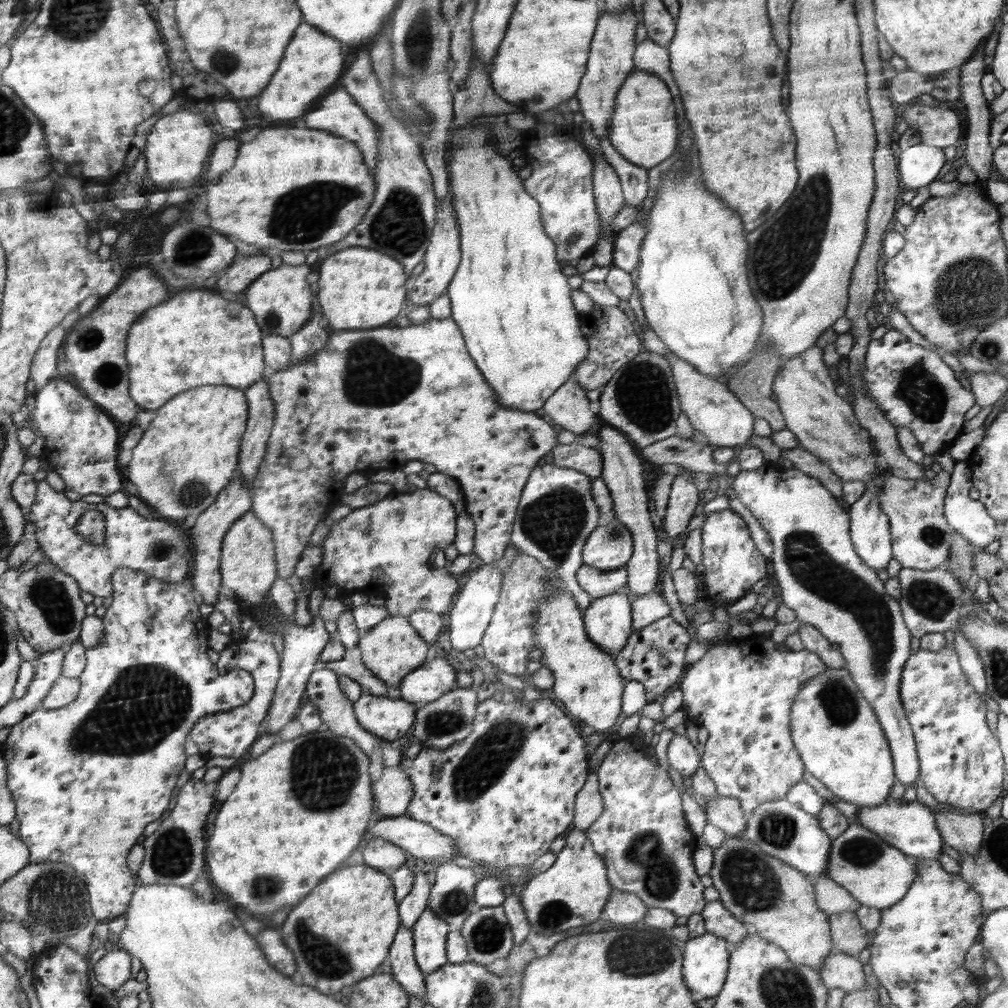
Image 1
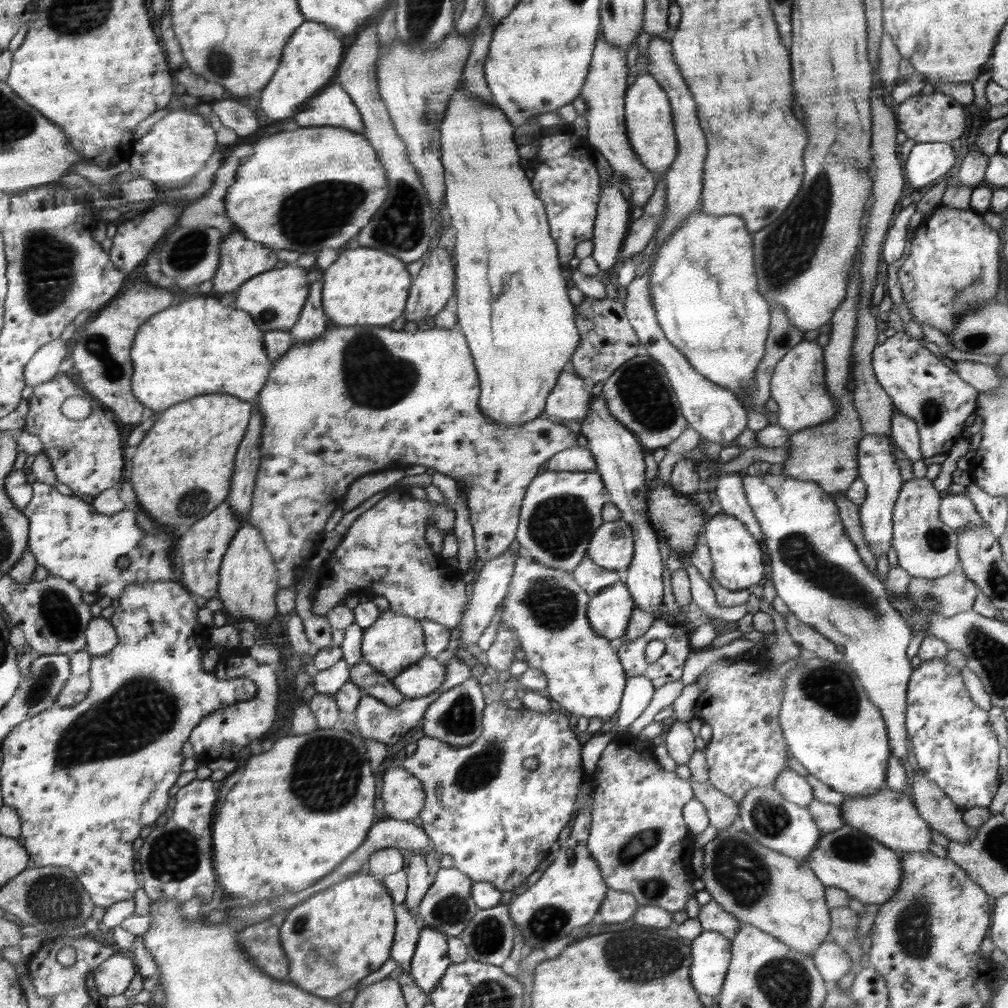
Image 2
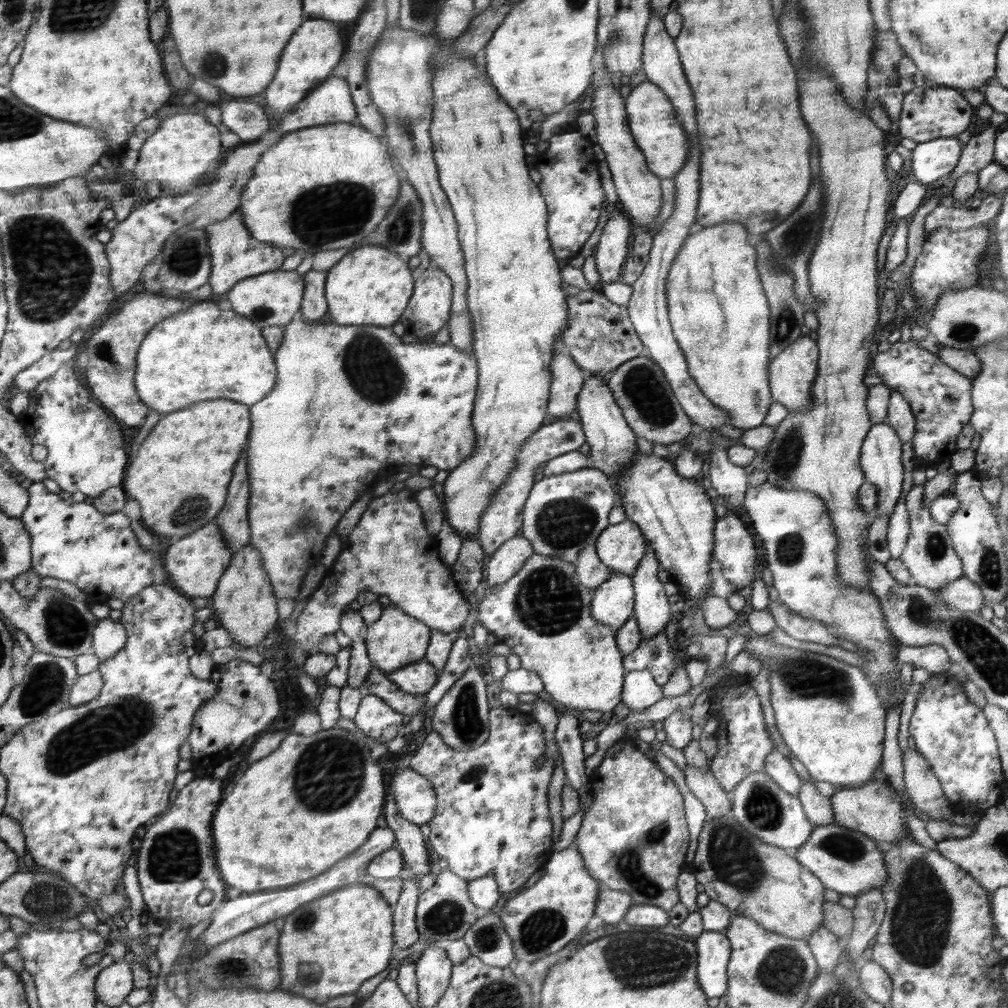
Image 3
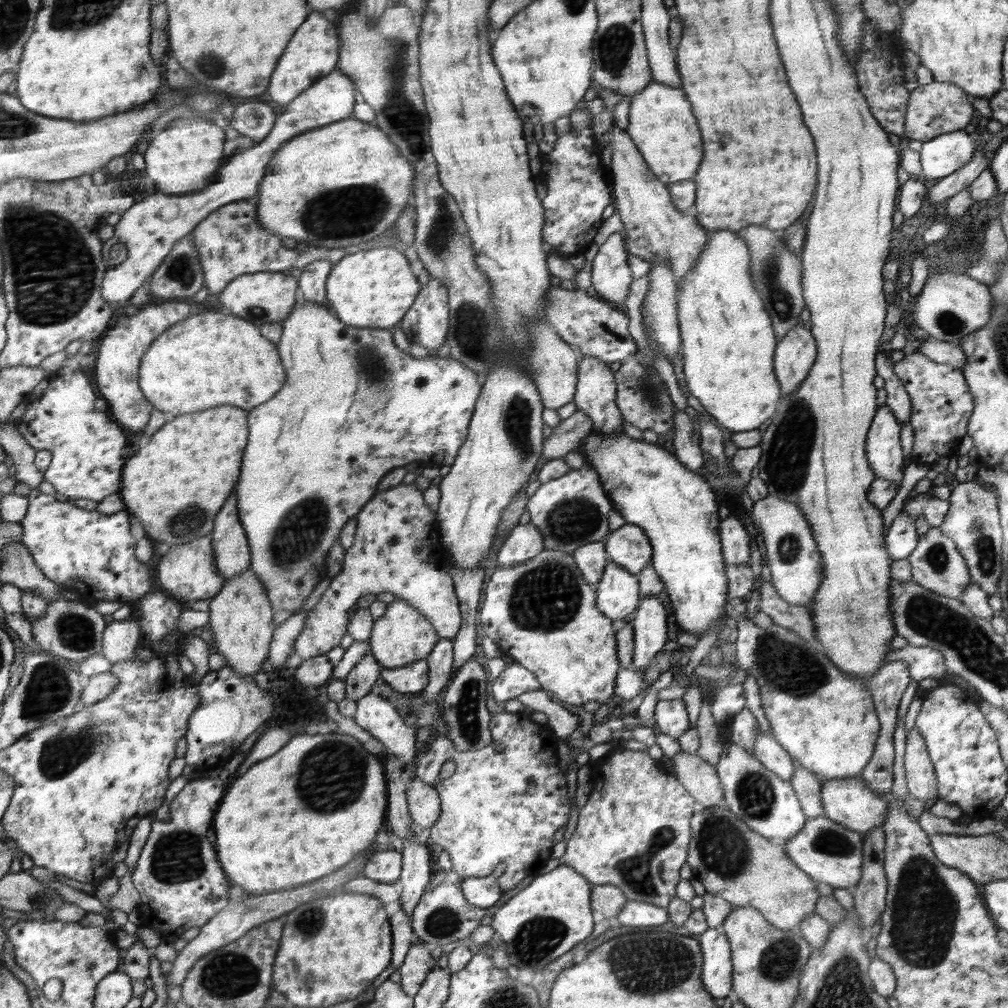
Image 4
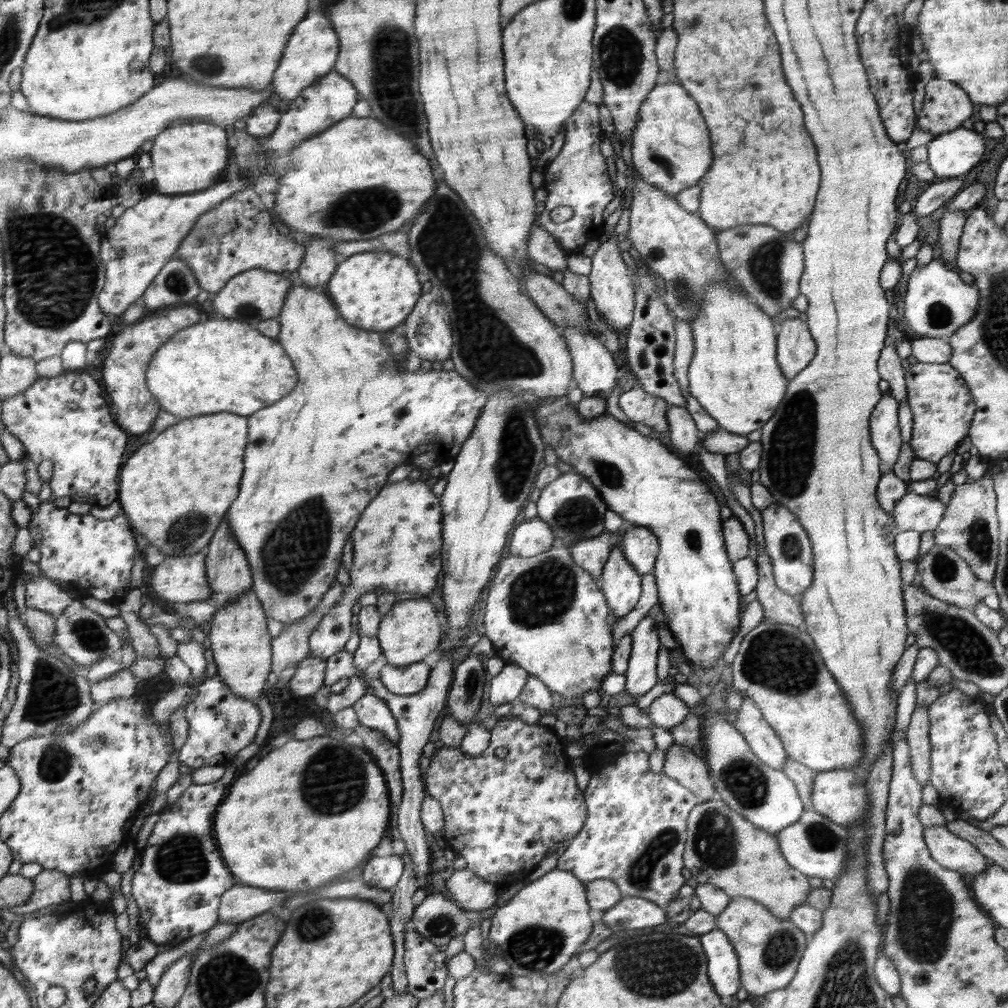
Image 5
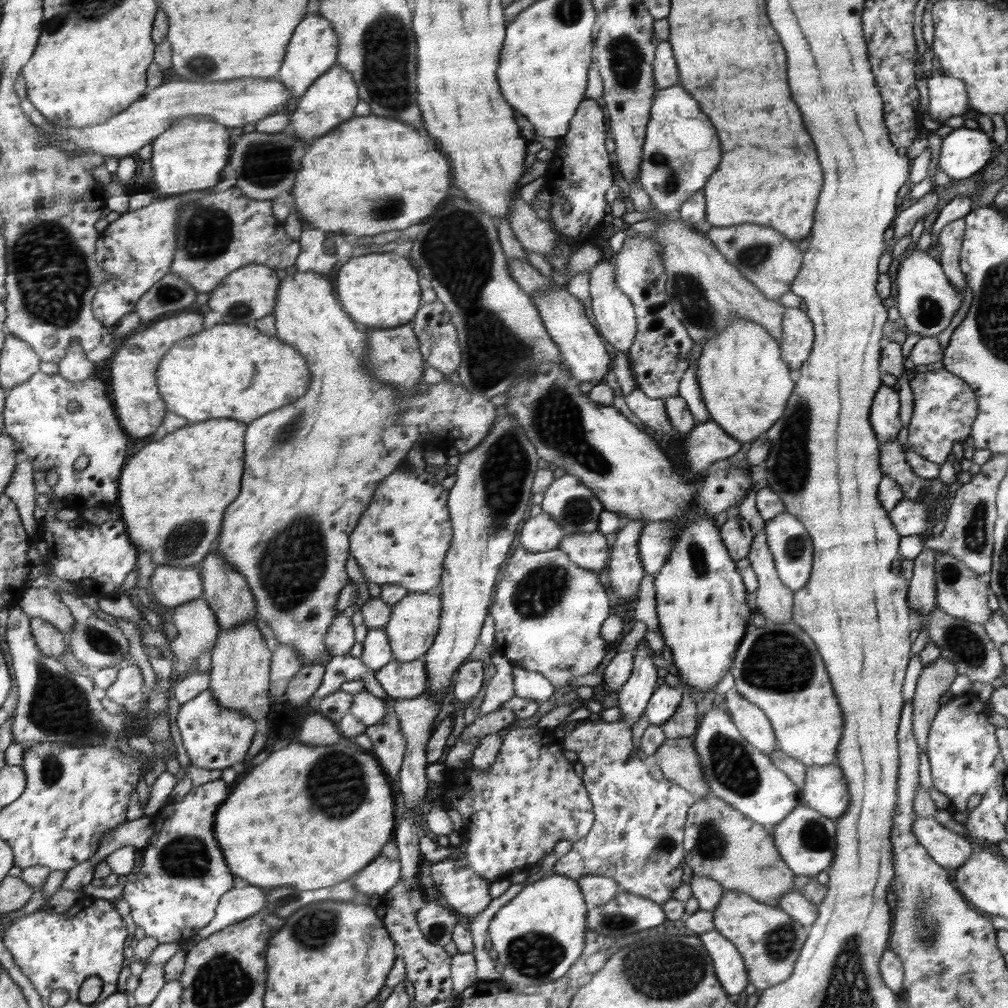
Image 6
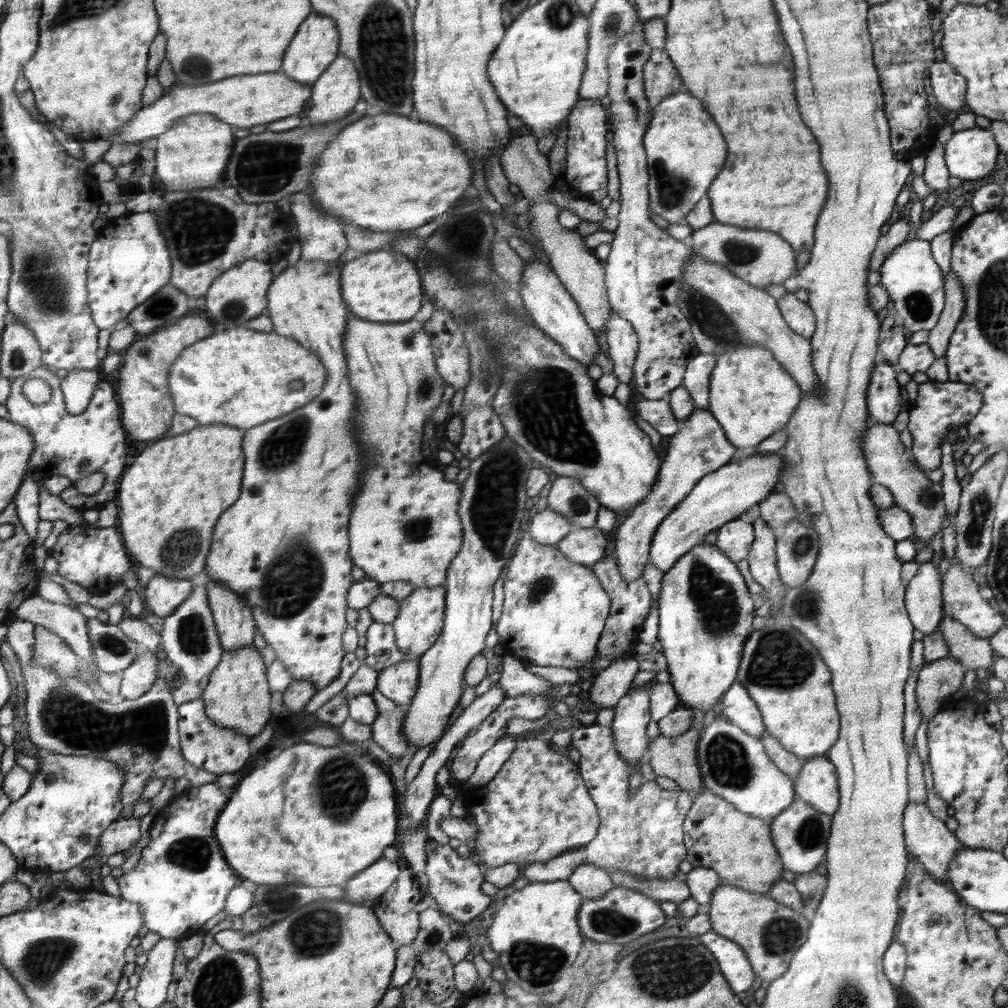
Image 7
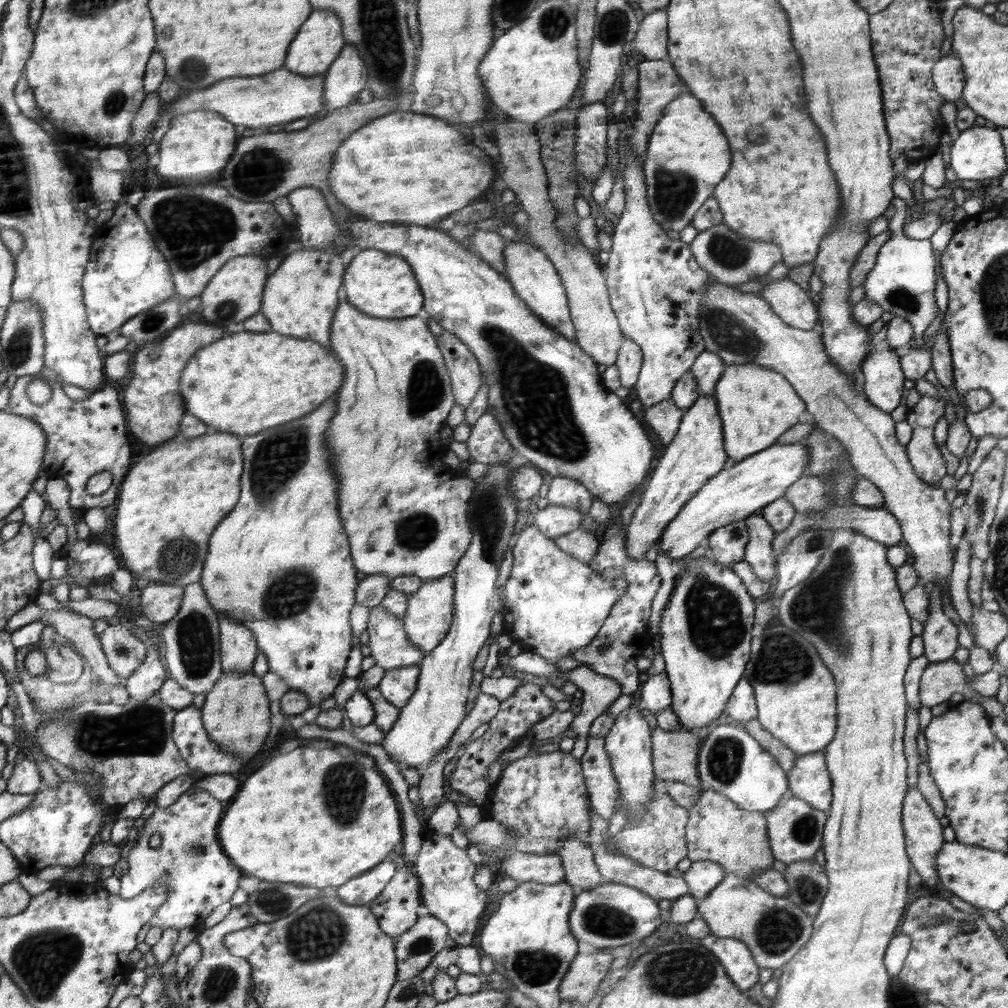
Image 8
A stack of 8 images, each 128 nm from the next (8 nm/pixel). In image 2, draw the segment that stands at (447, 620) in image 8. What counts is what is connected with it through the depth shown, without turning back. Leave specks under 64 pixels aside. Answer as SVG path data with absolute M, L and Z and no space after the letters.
M389 610L382 612L372 626L363 630L361 652L364 661L392 680L425 657L428 649L425 646L424 632L417 619Z

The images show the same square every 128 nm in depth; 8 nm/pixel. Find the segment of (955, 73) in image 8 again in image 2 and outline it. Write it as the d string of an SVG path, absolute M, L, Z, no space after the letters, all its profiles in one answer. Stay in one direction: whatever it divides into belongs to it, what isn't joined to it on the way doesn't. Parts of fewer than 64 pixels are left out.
M934 92L930 95L916 93L904 100L895 108L898 130L904 132L907 138L916 143L944 142L952 143L958 140L964 132L964 110L960 102L952 96Z

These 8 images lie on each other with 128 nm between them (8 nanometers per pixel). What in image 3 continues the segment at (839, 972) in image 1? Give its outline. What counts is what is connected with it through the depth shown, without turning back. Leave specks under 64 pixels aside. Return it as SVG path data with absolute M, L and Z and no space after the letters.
M820 926L816 932L807 939L812 948L817 966L821 972L834 972L840 960L840 954L845 952L844 945L836 934L832 934L826 926Z

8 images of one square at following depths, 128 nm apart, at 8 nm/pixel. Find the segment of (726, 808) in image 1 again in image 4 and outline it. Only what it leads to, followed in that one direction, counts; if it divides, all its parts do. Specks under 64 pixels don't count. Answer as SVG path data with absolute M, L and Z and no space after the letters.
M682 752L670 758L679 779L685 789L697 800L696 813L705 808L723 805L725 789L714 765L707 763L698 754Z

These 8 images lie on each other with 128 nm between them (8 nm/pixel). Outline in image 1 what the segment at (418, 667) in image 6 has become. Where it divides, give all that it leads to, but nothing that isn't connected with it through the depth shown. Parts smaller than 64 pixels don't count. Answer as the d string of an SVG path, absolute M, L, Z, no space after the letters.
M432 656L430 662L406 674L399 686L402 700L412 702L417 708L421 704L438 701L456 686L456 672L442 657Z

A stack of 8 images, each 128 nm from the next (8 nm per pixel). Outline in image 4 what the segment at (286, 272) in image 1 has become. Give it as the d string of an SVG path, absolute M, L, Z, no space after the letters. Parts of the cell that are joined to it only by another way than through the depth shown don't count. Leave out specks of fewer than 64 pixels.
M244 274L224 292L220 298L223 306L229 307L231 312L254 323L261 325L282 322L290 317L296 304L296 278L282 274Z

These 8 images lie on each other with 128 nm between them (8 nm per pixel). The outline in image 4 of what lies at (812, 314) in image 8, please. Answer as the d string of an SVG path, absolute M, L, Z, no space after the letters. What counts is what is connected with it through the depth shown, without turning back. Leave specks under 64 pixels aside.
M798 326L777 345L774 374L781 384L781 396L786 397L805 382L816 358L816 343L811 330Z

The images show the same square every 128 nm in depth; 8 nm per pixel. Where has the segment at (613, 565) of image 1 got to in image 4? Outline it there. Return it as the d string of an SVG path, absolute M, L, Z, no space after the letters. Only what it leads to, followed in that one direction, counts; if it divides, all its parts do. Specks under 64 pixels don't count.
M624 524L605 539L608 562L637 576L652 562L653 545L641 527Z

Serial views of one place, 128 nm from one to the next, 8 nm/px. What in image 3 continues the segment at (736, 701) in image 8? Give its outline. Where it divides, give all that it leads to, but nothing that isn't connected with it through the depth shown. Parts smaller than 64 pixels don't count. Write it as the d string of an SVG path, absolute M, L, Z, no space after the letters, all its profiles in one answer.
M779 751L770 752L765 765L764 772L770 779L773 779L790 796L798 796L800 786L802 786L802 779L800 779L800 776L798 776L784 754Z

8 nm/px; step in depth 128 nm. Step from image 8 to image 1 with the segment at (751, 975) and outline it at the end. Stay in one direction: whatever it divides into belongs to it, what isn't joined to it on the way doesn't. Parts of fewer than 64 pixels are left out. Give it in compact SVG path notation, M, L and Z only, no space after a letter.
M708 932L685 941L682 979L693 992L694 1002L716 996L728 978L729 944Z

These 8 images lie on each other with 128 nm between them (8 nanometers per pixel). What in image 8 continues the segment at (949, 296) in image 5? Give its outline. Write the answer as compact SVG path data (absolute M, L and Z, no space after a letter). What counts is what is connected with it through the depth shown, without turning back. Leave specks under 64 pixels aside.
M899 197L894 200L889 230L890 238L880 248L876 264L866 274L865 287L866 299L872 299L882 307L882 310L906 318L912 324L914 337L920 336L930 322L938 314L938 306L934 300L934 284L936 284L936 258L930 246L930 239L918 240L905 234L906 202Z

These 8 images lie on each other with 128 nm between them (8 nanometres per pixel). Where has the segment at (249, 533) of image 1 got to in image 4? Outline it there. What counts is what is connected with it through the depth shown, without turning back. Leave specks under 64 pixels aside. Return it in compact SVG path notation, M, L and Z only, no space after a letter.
M252 568L242 571L225 584L222 592L212 599L209 629L216 636L218 651L228 657L226 665L235 667L244 677L256 677L258 666L268 660L274 632L272 616L272 605L265 586Z

